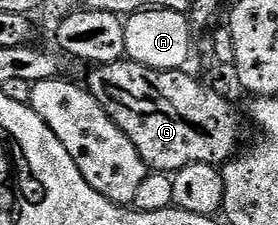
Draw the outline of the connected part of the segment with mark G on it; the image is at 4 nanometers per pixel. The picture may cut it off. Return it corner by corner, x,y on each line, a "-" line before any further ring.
123,61
121,63
104,63
93,68
94,71
84,80
85,86
92,93
92,97
96,97
96,101
100,101
102,108
108,113
121,131
126,134
132,141
132,145
136,145
136,149
140,153
140,157
146,162
147,168
154,173
173,173
184,169
193,163
212,163
215,165
225,165
239,154
240,146
238,142
242,139
242,119
238,116
238,111
221,95
218,91
213,91
210,87
205,87
200,80
194,75
189,75
189,70
180,71
157,71
151,67
145,67
139,63
131,63

